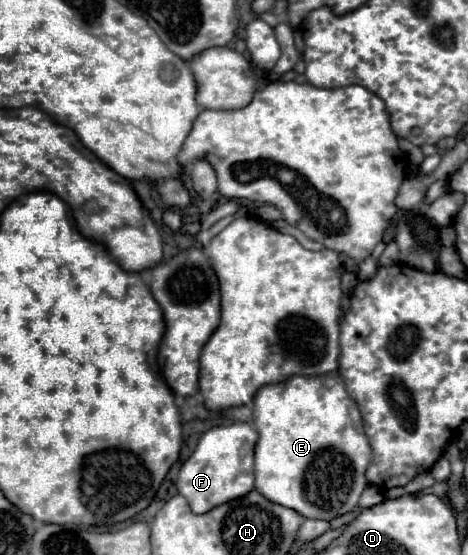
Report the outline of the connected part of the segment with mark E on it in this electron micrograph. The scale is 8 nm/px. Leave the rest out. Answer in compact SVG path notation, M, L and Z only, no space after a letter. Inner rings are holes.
M331 374L331 376L315 376L315 378L305 378L305 376L295 376L283 384L269 384L259 388L259 392L255 394L253 400L253 424L259 432L259 440L257 440L257 448L255 448L255 490L265 496L269 502L285 506L295 510L297 514L311 518L311 520L333 520L337 516L343 516L351 510L357 508L359 496L363 494L367 480L365 480L365 468L371 462L371 446L367 444L367 436L363 432L363 420L359 414L359 408L355 404L355 400L349 398L349 394L345 392L343 380L339 378L339 374Z

